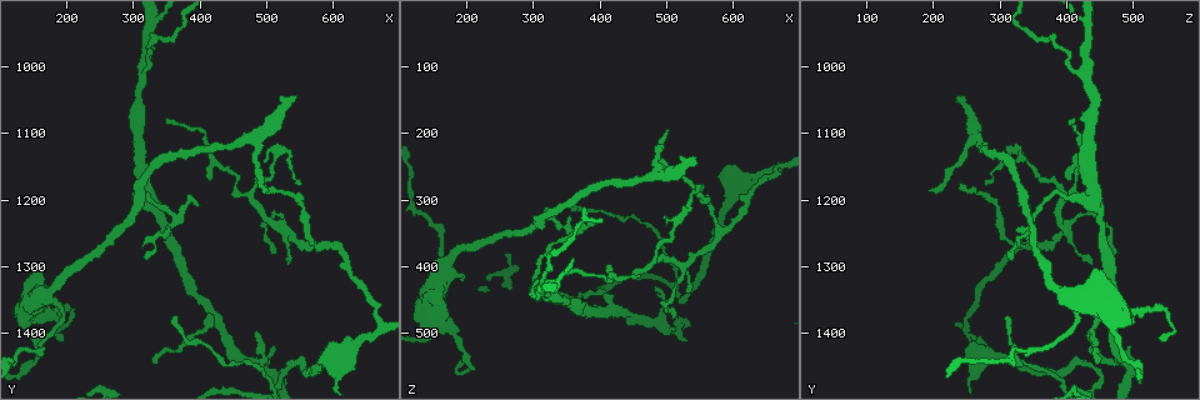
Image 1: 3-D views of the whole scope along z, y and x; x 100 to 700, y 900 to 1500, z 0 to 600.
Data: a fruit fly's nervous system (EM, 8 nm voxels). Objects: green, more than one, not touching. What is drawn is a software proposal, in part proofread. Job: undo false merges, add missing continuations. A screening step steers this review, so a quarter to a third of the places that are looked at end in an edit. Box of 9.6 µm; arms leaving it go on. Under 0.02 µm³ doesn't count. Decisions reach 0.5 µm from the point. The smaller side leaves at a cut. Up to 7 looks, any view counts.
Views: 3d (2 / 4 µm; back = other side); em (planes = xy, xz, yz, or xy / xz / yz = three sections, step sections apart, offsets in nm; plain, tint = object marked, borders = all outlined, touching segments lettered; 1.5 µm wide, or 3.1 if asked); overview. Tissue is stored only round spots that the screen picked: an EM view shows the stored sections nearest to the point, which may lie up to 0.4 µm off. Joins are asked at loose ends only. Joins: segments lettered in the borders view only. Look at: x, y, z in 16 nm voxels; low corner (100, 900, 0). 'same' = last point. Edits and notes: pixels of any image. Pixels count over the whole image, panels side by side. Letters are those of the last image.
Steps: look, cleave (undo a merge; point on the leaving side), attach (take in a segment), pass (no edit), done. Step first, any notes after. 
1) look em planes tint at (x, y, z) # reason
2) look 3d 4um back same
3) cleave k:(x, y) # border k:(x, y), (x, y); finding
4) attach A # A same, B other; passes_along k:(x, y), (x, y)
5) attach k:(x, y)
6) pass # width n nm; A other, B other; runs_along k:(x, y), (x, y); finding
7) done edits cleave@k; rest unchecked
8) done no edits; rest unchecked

look em planes borders at (510, 1280, 475) # an open end

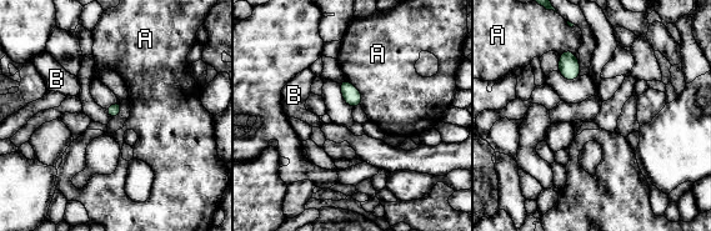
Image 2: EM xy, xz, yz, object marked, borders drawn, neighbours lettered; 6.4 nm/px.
pass # A other, B other; border 2:(344, 78), (360, 93), (361, 105); none of them fits

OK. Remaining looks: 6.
look em planes tint at (365, 1225, 345) # abrupt turn

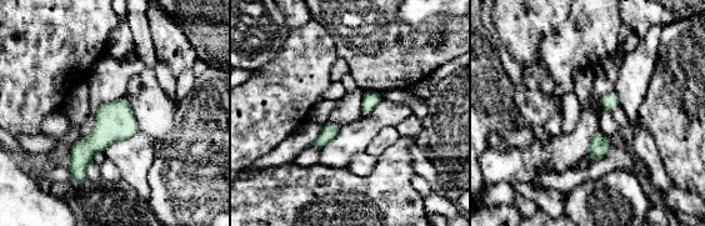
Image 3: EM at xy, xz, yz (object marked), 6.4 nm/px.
look em planes borders same # what lies round it

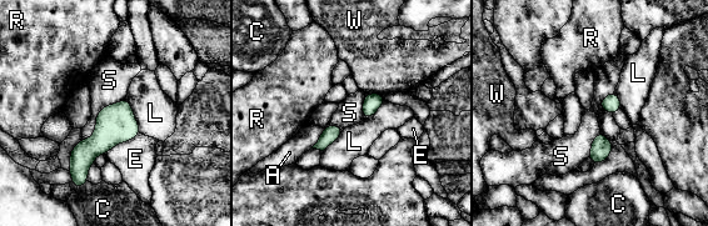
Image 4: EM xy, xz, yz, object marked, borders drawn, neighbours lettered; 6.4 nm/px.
pass # width 50 nm; A other, C other, E other, L other, R other, S other, W other; border 4:(124, 98), (83, 140); continuous, no second neuron

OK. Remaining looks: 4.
look 3d 2um at (350, 1075, 415) # thin end

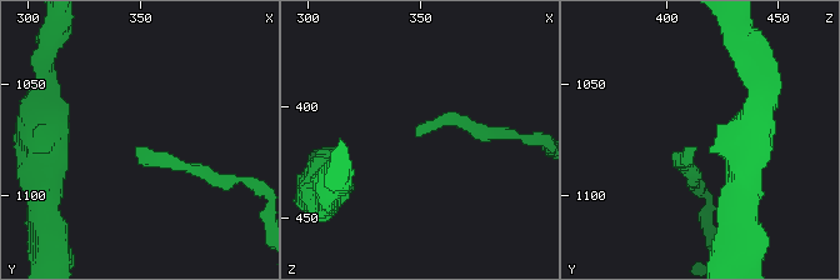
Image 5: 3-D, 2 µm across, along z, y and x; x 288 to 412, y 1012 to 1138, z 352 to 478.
look em xz step 4 borders at (346, 1078, 413)

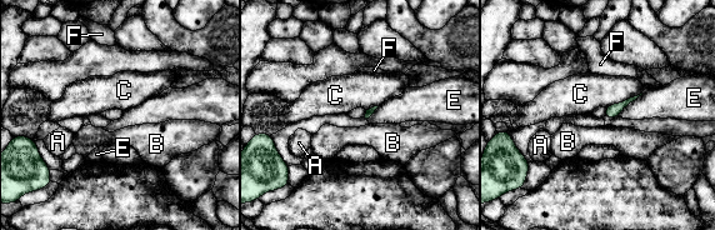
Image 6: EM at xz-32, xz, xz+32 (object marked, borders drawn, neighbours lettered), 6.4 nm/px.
pass # A other, B other, C other, E other, F other; no lettered segment goes on from it

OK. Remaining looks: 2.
done no edits; rest unchecked

